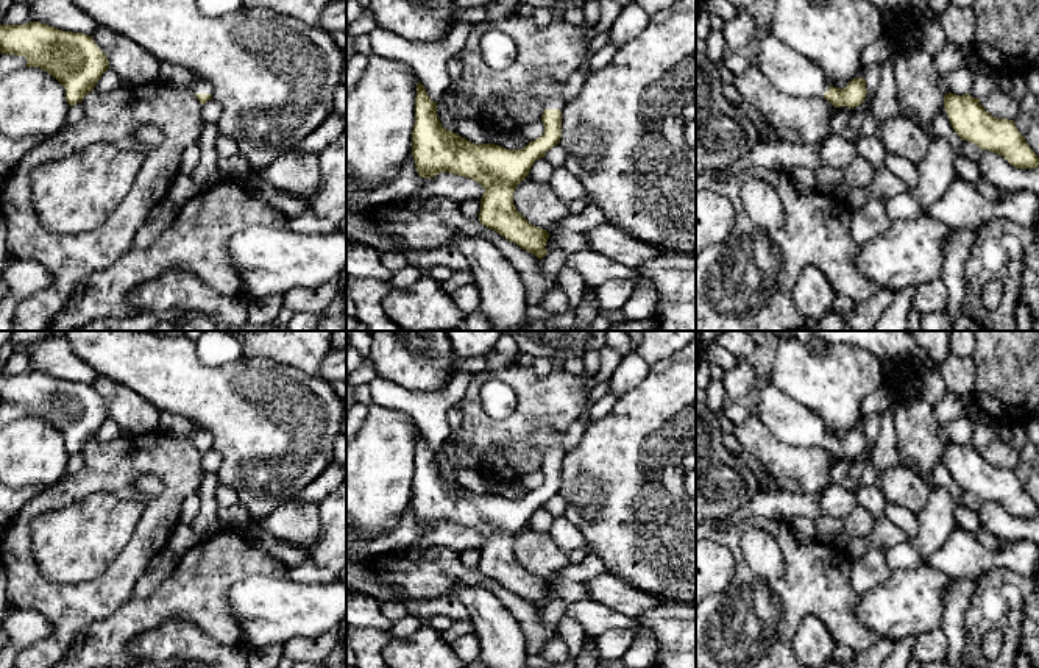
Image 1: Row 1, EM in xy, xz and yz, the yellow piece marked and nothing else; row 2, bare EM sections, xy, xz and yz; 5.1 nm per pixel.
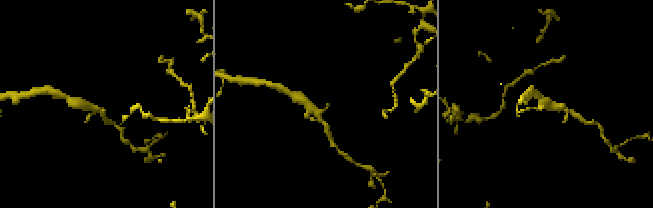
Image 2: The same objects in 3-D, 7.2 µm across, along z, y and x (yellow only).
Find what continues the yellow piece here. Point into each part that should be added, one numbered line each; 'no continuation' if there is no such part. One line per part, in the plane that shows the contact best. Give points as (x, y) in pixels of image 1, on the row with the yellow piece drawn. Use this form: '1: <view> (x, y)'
1: xy (175, 75)

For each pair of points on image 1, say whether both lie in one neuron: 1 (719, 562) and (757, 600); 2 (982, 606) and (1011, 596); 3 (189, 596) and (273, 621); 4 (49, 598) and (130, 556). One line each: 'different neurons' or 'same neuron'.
1: different neurons
2: same neuron
3: different neurons
4: same neuron

